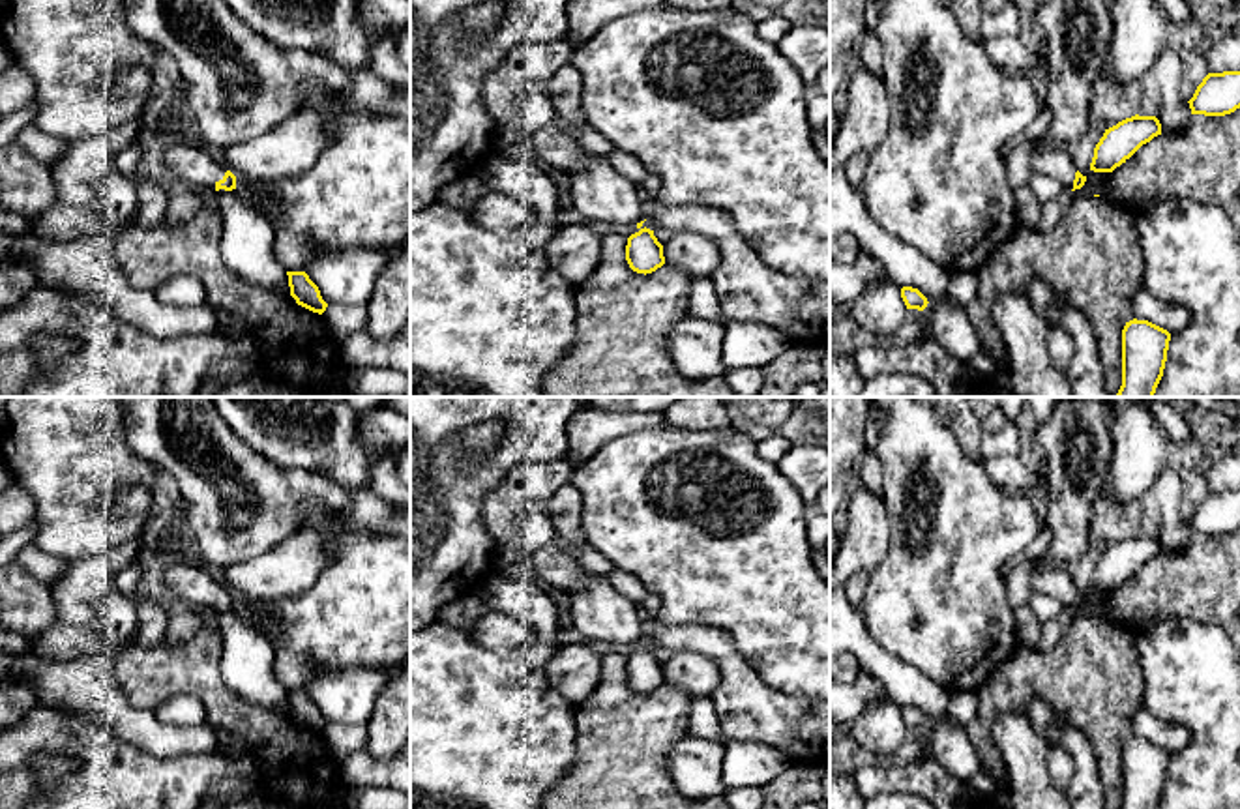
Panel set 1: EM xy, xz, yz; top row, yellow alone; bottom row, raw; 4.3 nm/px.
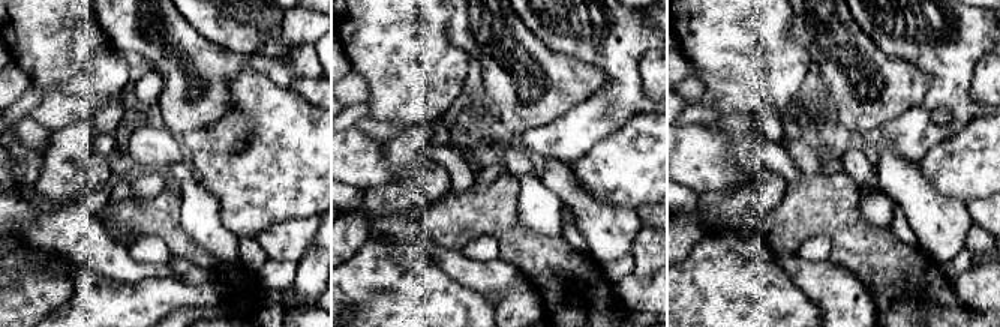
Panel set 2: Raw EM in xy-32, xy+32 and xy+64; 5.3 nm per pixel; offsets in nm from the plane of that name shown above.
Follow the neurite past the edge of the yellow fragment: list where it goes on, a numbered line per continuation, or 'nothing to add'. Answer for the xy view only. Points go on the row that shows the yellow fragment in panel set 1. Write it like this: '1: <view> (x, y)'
1: xy (190, 163)

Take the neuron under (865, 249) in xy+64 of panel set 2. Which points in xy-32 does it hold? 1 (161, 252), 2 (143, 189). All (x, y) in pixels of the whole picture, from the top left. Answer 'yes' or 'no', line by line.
1: no
2: no

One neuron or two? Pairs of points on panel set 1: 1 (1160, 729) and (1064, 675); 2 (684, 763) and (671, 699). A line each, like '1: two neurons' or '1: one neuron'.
1: two neurons
2: two neurons

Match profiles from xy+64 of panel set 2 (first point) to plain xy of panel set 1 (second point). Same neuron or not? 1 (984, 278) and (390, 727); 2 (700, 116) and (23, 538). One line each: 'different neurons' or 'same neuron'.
1: different neurons
2: same neuron

